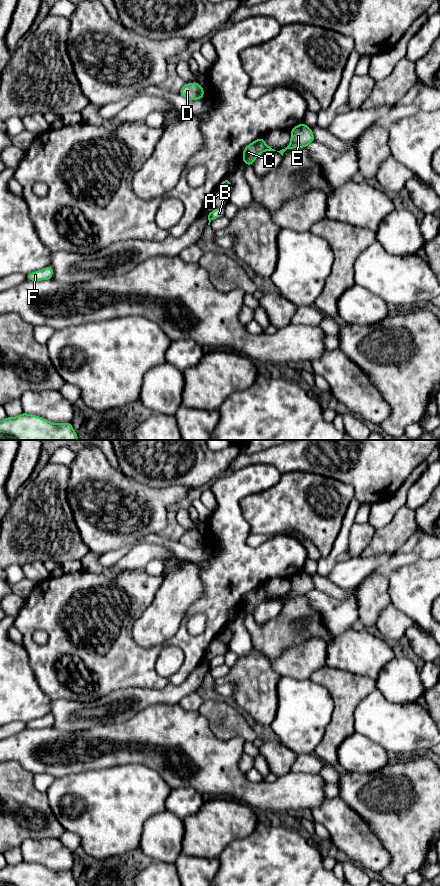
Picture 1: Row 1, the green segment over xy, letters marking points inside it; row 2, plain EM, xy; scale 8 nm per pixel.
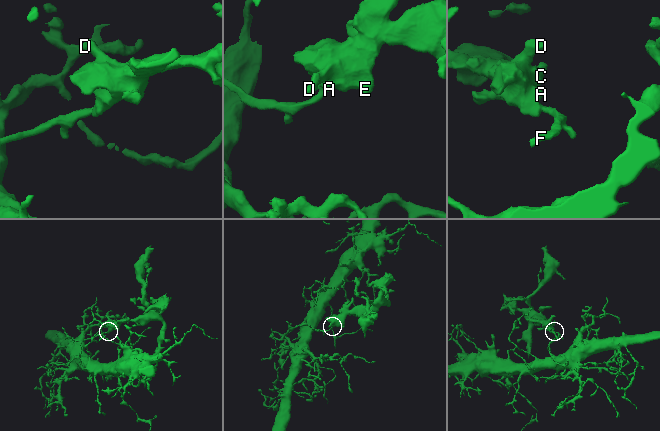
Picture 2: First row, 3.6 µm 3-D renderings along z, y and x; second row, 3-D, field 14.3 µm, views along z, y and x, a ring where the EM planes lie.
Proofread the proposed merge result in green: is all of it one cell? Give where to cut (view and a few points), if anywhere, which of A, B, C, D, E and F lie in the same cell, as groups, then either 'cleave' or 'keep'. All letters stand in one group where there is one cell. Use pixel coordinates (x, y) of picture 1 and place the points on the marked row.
cut xy (209, 213), (211, 219); groups A C D E / B F; cleave

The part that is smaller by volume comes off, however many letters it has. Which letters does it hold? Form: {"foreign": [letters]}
{"foreign": ["A", "C", "D", "E"]}

